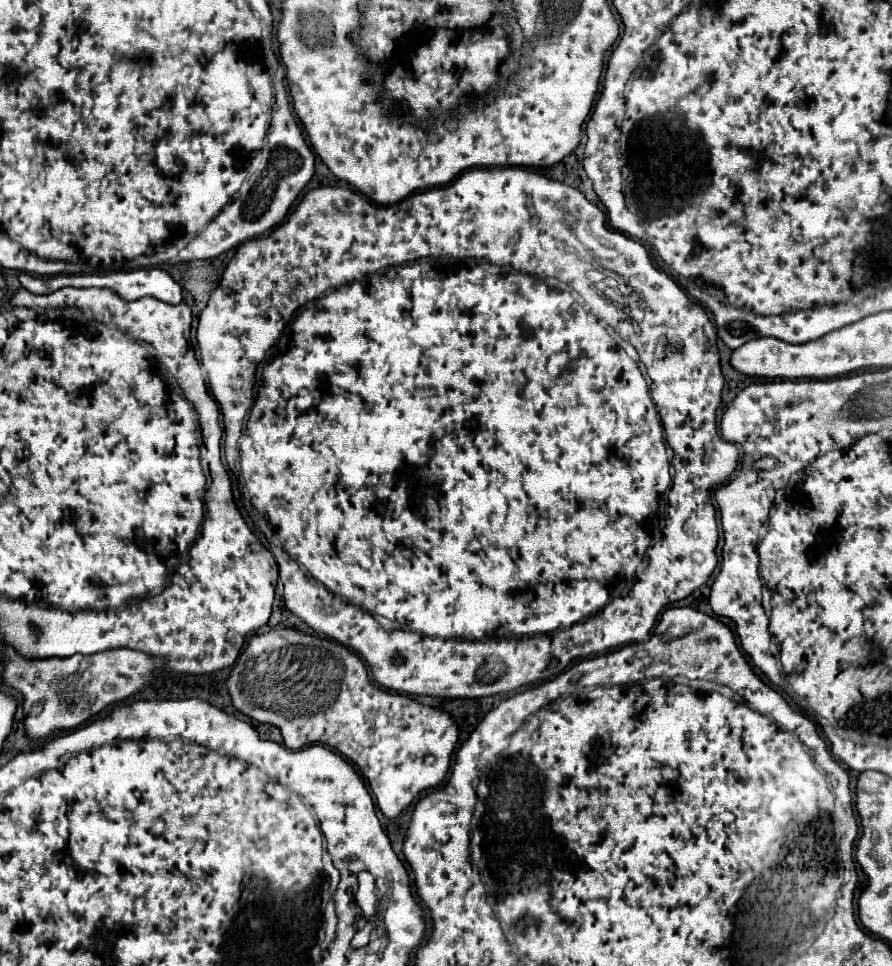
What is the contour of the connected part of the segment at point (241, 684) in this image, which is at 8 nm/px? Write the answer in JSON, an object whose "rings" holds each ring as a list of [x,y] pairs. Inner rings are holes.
{"rings":[[[284,628],[250,638],[248,646],[238,656],[232,674],[226,682],[232,704],[242,714],[258,722],[270,722],[280,728],[284,744],[290,750],[300,750],[322,742],[348,758],[366,780],[378,798],[378,808],[384,816],[396,818],[422,790],[436,788],[450,770],[451,756],[459,747],[459,728],[442,710],[422,706],[408,696],[390,694],[370,684],[363,661],[348,648],[318,636]]]}

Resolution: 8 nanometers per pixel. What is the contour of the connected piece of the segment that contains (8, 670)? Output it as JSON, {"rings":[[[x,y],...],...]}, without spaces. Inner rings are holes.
{"rings":[[[6,648],[2,678],[8,686],[24,694],[24,726],[28,736],[42,738],[54,730],[76,728],[116,700],[126,700],[154,678],[152,668],[158,666],[160,660],[128,648],[108,650],[96,656],[80,654],[68,660],[20,660],[12,648]]]}

